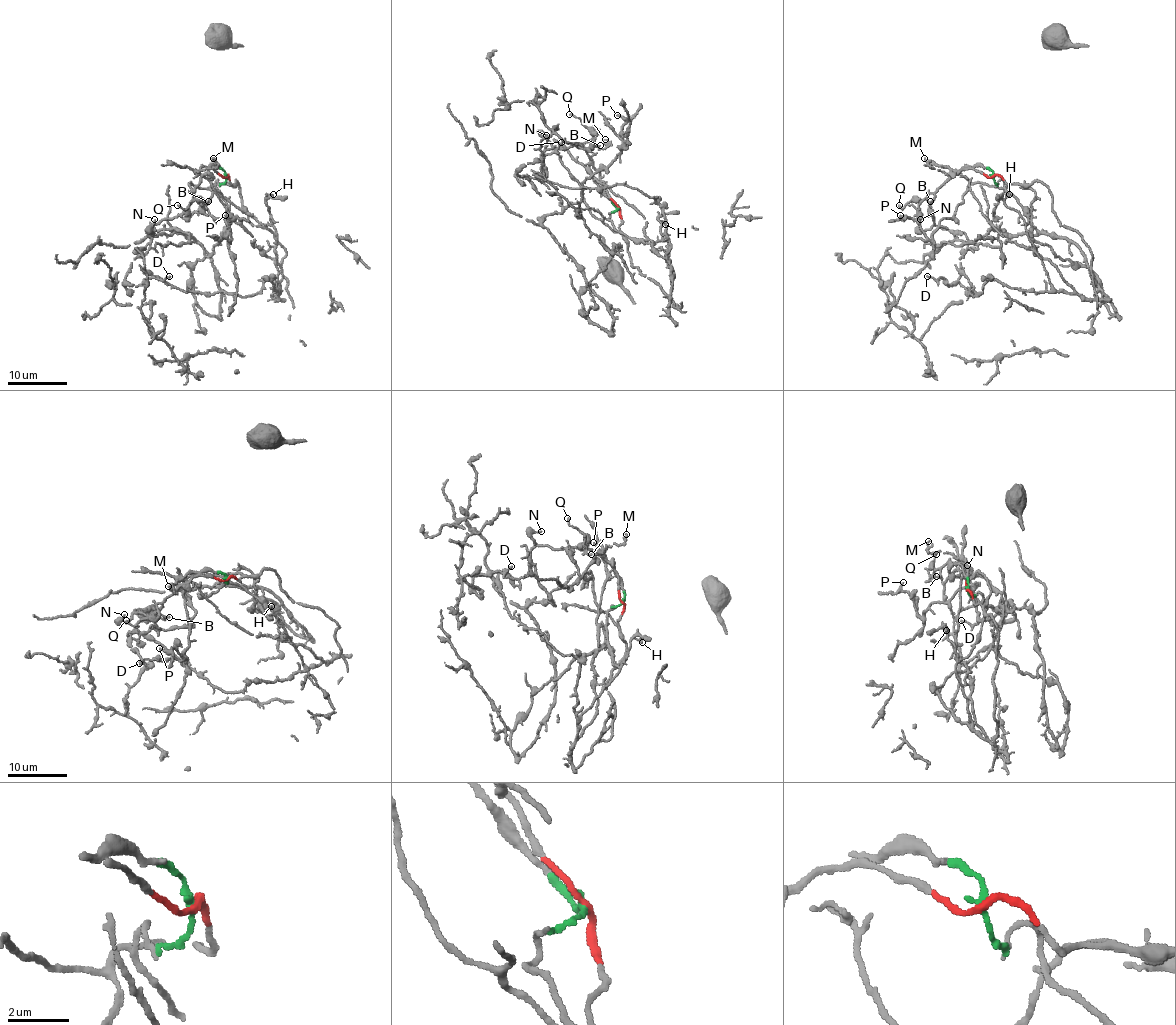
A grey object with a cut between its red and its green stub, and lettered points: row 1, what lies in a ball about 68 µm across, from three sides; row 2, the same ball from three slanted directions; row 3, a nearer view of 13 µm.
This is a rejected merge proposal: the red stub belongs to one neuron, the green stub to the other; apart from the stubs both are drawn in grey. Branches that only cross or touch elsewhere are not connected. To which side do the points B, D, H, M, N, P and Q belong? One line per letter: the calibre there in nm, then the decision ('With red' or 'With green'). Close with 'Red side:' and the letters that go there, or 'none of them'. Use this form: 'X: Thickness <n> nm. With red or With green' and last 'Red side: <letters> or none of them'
B: Thickness 160 nm. With red
D: Thickness 160 nm. With red
H: Thickness 170 nm. With green
M: Thickness 120 nm. With green
N: Thickness 130 nm. With red
P: Thickness 140 nm. With red
Q: Thickness 140 nm. With red
Red side: B, D, N, P, Q

